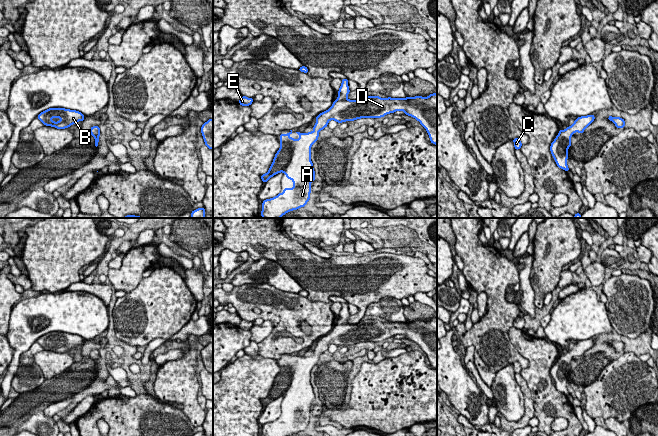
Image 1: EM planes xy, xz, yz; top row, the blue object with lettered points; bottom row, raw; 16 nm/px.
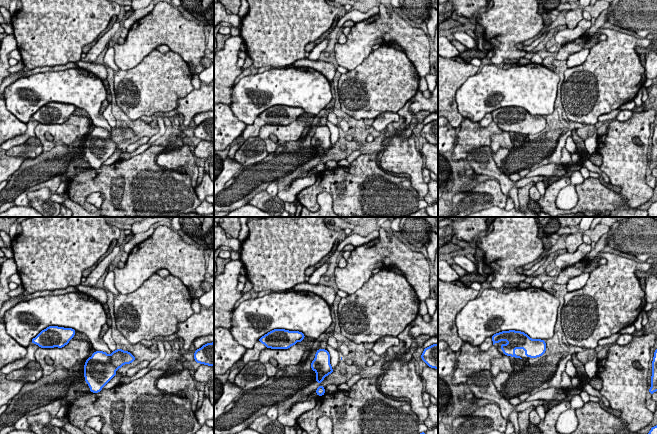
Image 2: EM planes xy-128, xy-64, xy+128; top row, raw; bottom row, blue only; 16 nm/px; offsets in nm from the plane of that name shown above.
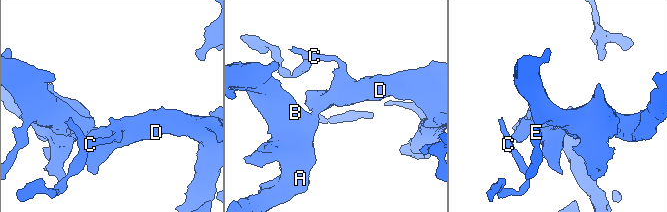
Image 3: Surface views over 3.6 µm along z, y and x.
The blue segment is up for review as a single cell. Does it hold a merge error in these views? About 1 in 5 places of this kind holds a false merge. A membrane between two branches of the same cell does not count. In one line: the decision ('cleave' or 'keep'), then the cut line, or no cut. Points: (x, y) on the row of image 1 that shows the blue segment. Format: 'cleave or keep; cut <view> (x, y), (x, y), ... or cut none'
keep; cut none

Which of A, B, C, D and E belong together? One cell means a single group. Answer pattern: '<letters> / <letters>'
A B C D E

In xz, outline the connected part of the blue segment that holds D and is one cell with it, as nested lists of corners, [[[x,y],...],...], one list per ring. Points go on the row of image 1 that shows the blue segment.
[[[342,79],[341,86],[338,91],[338,97],[332,106],[316,116],[314,130],[308,133],[296,132],[300,138],[294,139],[289,133],[282,133],[280,138],[280,148],[275,154],[273,162],[266,174],[261,175],[262,181],[265,183],[274,175],[283,172],[288,179],[293,181],[292,188],[283,189],[282,193],[277,196],[266,199],[262,202],[261,216],[263,218],[281,218],[286,213],[304,207],[310,199],[311,183],[316,179],[313,163],[311,161],[311,147],[318,140],[319,131],[328,126],[330,120],[338,123],[346,121],[354,121],[361,118],[381,118],[395,111],[404,111],[405,115],[415,118],[426,129],[432,144],[437,145],[437,94],[433,93],[427,97],[415,96],[407,98],[381,98],[379,96],[365,96],[360,99],[350,100],[347,98],[350,93],[348,79]]]

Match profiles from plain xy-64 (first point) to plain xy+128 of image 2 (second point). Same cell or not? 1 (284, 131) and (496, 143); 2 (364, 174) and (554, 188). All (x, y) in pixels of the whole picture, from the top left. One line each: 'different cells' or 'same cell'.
1: same cell
2: same cell

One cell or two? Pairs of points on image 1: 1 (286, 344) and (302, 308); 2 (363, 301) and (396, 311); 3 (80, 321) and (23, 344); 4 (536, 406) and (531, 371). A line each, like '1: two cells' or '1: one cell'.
1: one cell
2: two cells
3: one cell
4: one cell

